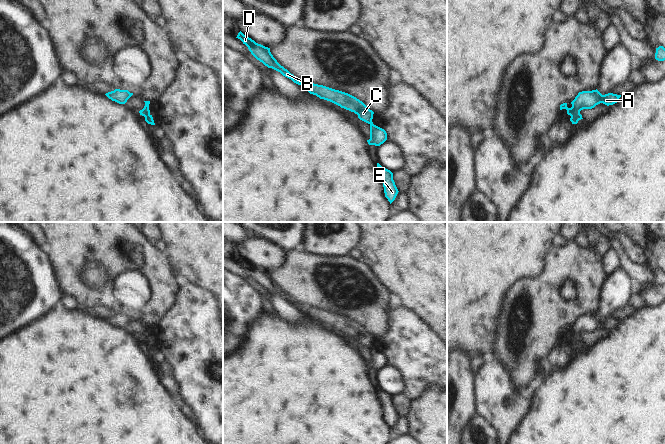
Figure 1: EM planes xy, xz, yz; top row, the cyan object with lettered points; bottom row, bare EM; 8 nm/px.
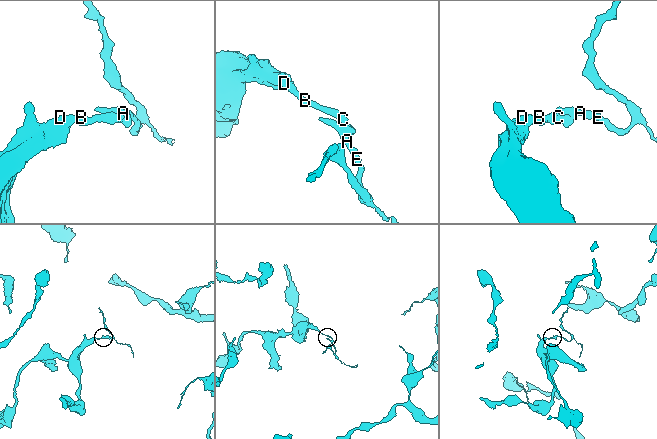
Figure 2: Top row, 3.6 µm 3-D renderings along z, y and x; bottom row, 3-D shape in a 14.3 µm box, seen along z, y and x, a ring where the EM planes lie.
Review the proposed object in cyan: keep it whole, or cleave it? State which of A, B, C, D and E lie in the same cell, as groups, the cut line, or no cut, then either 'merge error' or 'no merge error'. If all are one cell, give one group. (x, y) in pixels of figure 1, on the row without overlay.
groups A E / B C D; cut yz (572, 331), (573, 338), (571, 340); merge error

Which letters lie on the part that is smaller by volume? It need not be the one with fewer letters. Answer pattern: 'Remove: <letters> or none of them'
Remove: A, E.

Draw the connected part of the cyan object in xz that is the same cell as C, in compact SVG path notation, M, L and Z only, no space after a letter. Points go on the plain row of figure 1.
M241 255L238 257L236 262L240 263L243 268L248 271L251 278L268 292L272 292L280 296L283 300L291 303L298 309L302 310L305 308L310 318L316 319L320 323L330 325L341 332L354 336L358 339L360 344L368 348L373 347L372 343L374 336L356 321L323 309L301 305L277 286L277 284L271 278L270 272L256 267L254 264L244 259Z

